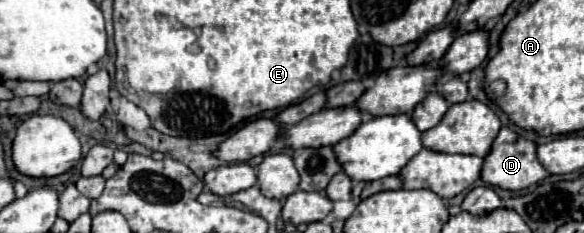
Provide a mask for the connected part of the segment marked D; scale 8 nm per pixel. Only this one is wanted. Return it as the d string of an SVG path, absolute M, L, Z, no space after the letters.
M501 127L497 137L493 139L491 151L483 159L481 179L487 185L493 185L493 187L501 187L501 189L509 189L509 191L519 191L519 189L525 189L529 185L545 179L547 175L549 173L545 171L545 167L537 161L537 145L533 141L529 141L529 139L519 137L509 127Z

